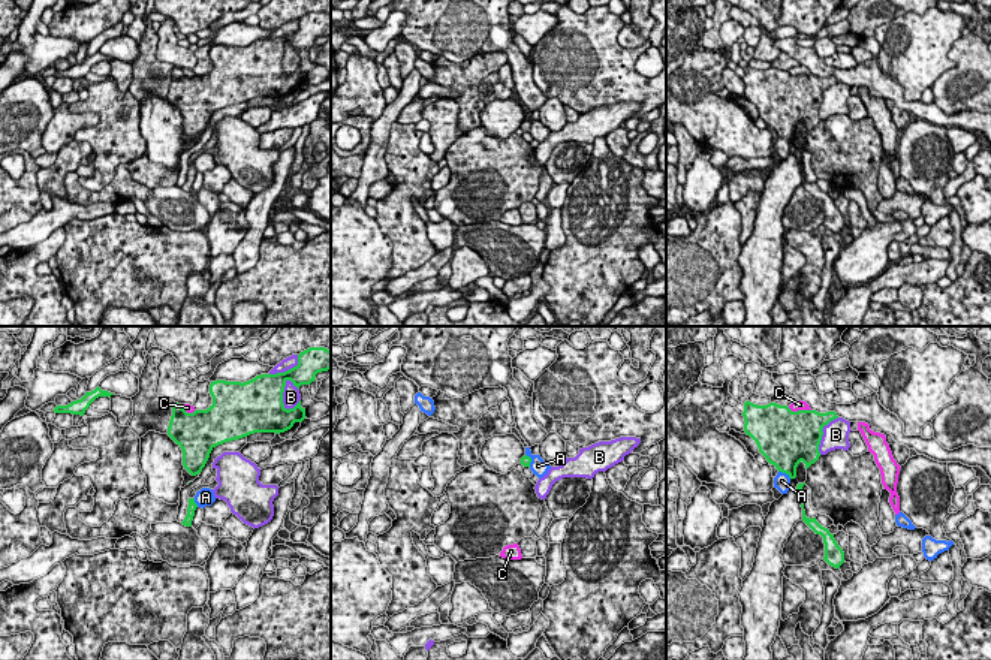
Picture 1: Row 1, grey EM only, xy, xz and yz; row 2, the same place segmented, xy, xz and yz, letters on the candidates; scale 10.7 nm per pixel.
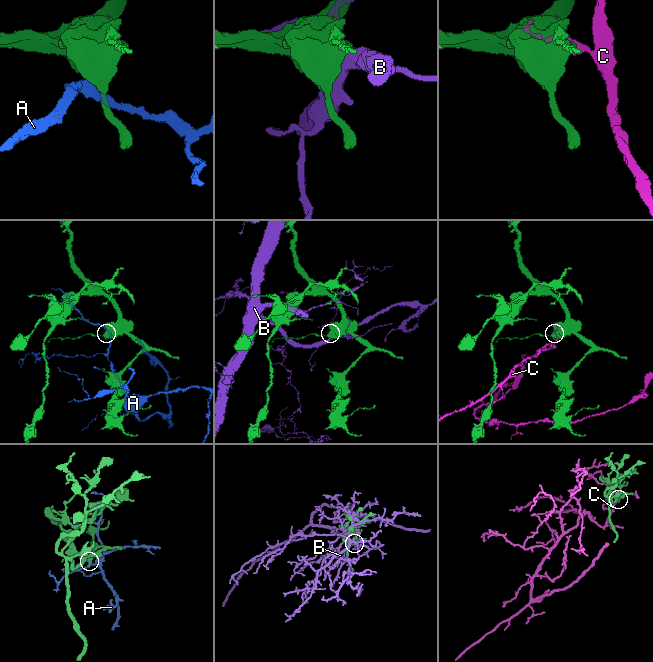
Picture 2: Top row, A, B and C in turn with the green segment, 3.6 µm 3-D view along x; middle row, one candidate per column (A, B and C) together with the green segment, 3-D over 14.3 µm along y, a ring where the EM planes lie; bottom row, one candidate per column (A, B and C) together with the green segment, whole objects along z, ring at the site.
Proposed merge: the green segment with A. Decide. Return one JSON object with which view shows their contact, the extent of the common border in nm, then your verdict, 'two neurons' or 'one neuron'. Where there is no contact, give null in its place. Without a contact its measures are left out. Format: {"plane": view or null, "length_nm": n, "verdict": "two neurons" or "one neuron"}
{"plane": "yz", "length_nm": 170, "verdict": "one neuron"}

